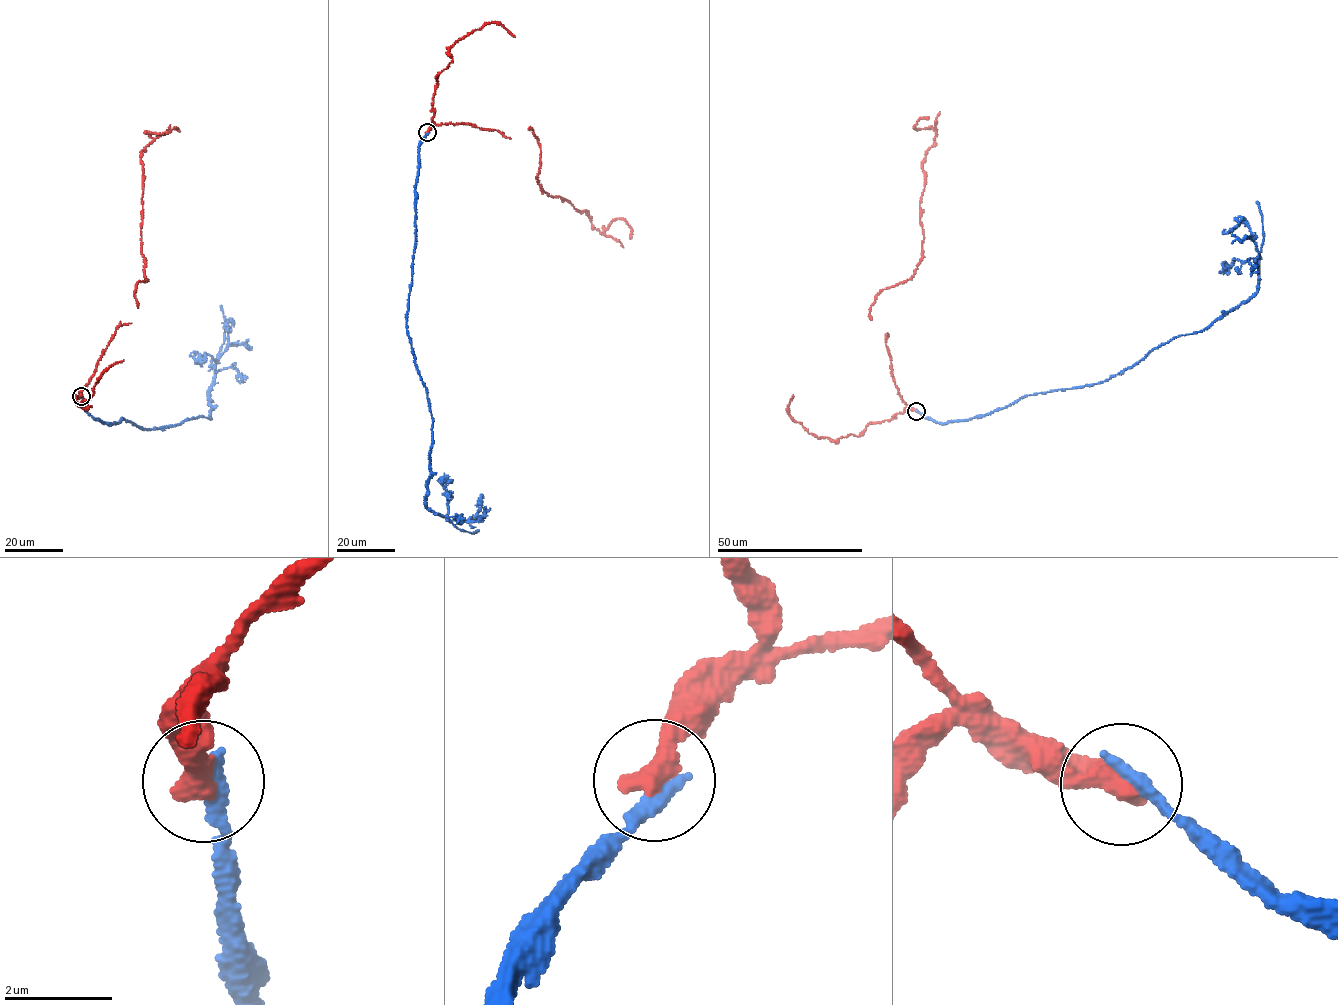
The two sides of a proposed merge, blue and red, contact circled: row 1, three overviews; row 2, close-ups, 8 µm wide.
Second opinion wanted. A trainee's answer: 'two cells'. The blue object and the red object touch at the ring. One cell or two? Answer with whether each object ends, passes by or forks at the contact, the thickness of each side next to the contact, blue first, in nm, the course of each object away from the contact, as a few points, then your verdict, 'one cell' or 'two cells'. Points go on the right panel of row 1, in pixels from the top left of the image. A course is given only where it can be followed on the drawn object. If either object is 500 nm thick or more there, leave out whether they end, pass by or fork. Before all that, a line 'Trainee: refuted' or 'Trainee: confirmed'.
Trainee: confirmed
blue ends there; red ends there; 320 nm thick on the blue side, 480 nm on the other; blue runs (917, 411), (943, 423), (986, 415), (1027, 395), (1102, 382), (1199, 332), (1257, 289), (1249, 227), (1224, 229); red runs (917, 411), (869, 314), (921, 257), (922, 161), (936, 132), (914, 128), (928, 119); two cells

